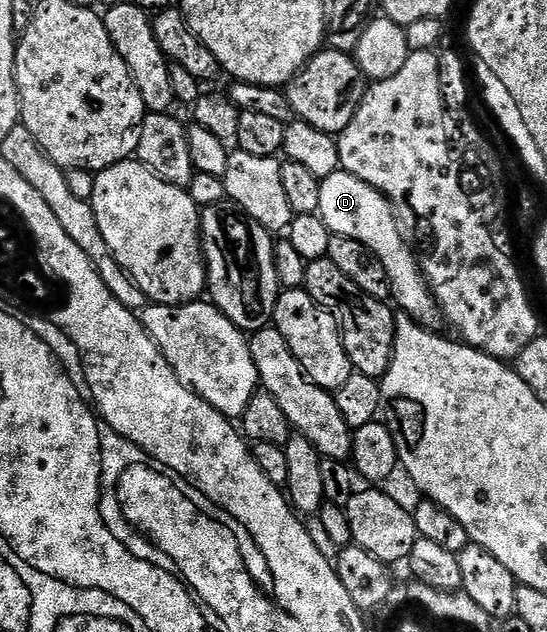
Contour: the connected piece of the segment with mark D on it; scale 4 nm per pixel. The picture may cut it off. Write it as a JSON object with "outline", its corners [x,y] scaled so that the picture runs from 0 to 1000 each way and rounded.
{"outline":[[[625,266],[616,267],[587,286],[587,323],[581,340],[607,370],[645,373],[645,380],[660,380],[660,386],[667,386],[667,392],[675,392],[675,399],[682,399],[682,405],[689,405],[689,411],[704,418],[720,483],[735,495],[746,497],[770,516],[801,517],[801,509],[806,509],[803,481],[773,434],[768,410],[753,384],[729,362],[715,318],[695,301],[684,301],[680,294],[653,285],[653,278],[631,272]]]}

